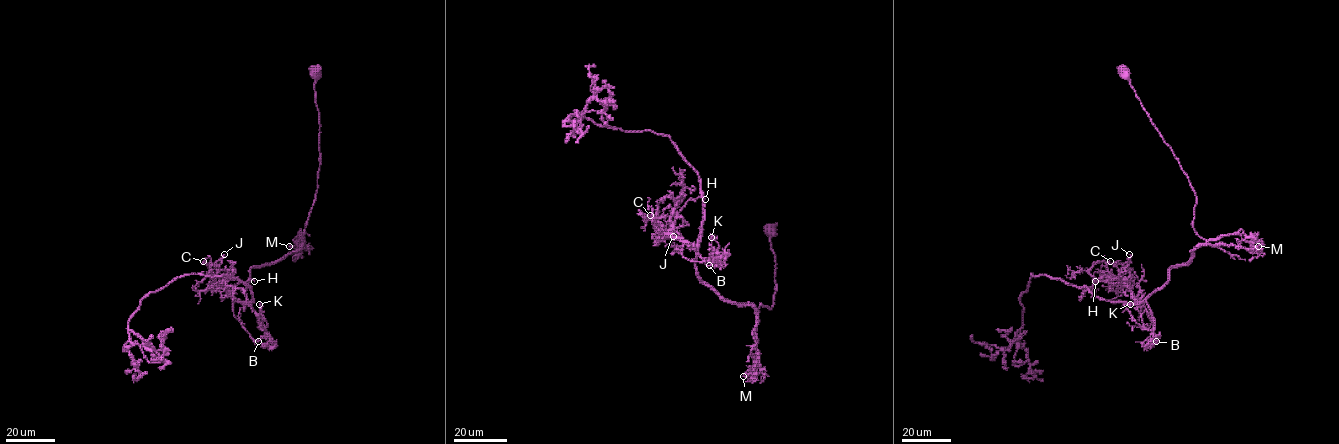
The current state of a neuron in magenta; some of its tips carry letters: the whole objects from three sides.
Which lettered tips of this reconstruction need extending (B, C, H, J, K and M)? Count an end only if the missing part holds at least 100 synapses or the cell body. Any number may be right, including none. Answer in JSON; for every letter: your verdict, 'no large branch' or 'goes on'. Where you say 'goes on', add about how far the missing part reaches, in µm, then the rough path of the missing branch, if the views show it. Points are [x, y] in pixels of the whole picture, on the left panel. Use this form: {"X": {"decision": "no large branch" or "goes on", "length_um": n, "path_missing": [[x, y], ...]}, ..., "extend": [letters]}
{"B": {"decision": "no large branch"}, "C": {"decision": "no large branch"}, "H": {"decision": "no large branch"}, "J": {"decision": "no large branch"}, "K": {"decision": "no large branch"}, "M": {"decision": "no large branch"}, "extend": []}

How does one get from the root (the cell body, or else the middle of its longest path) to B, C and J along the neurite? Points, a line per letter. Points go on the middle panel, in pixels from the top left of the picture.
B: (772, 231), (776, 292), (758, 320), (751, 306), (701, 281), (697, 249), (684, 244), (684, 257), (709, 265)
C: (772, 231), (776, 292), (758, 320), (751, 306), (704, 284), (697, 249), (656, 229), (650, 215)
J: (772, 231), (776, 292), (758, 320), (751, 306), (704, 284), (697, 249), (663, 226), (673, 236)

